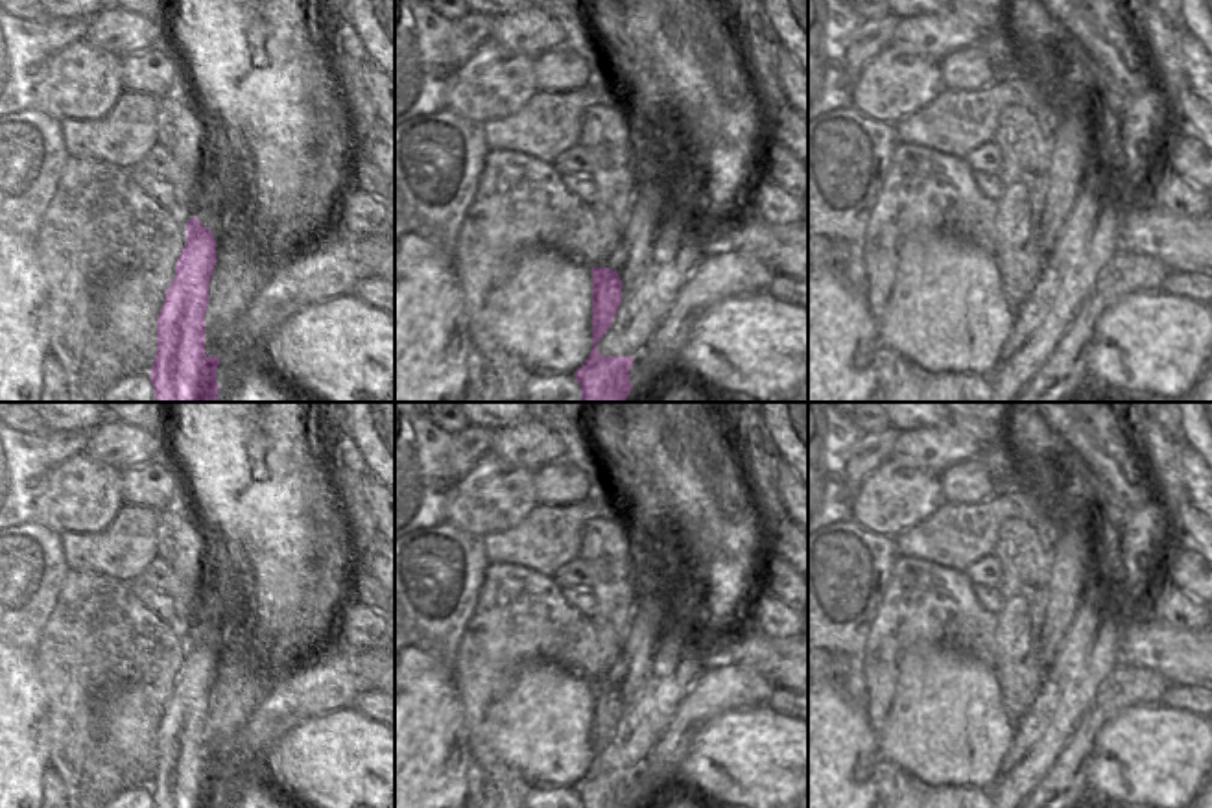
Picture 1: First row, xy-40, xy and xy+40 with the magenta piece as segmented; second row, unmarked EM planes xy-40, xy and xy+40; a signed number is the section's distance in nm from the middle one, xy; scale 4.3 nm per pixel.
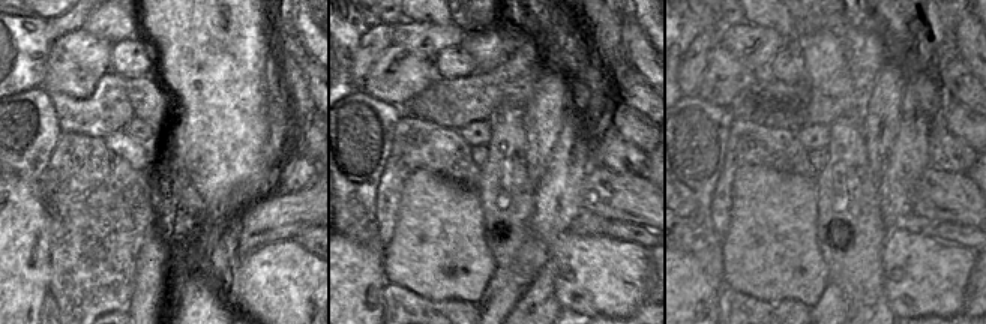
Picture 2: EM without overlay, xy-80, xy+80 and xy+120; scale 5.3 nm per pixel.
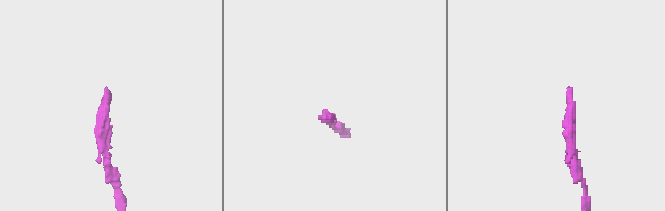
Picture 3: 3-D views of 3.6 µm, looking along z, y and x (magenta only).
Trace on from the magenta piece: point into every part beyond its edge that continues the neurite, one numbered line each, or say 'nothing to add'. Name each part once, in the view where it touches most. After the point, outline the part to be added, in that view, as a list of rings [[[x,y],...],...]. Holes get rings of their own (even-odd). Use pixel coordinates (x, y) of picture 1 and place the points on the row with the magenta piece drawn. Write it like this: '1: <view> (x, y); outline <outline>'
1: xy-40 (235, 209); outline [[[227,175],[223,192],[212,218],[212,236],[216,240],[216,266],[208,284],[212,284],[220,273],[220,266],[225,258],[223,244],[240,242],[247,221],[253,218],[251,190],[240,175]]]

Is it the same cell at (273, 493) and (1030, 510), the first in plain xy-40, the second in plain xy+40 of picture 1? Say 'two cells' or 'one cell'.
two cells

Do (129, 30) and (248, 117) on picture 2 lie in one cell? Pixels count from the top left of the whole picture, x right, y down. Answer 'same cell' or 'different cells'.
different cells

